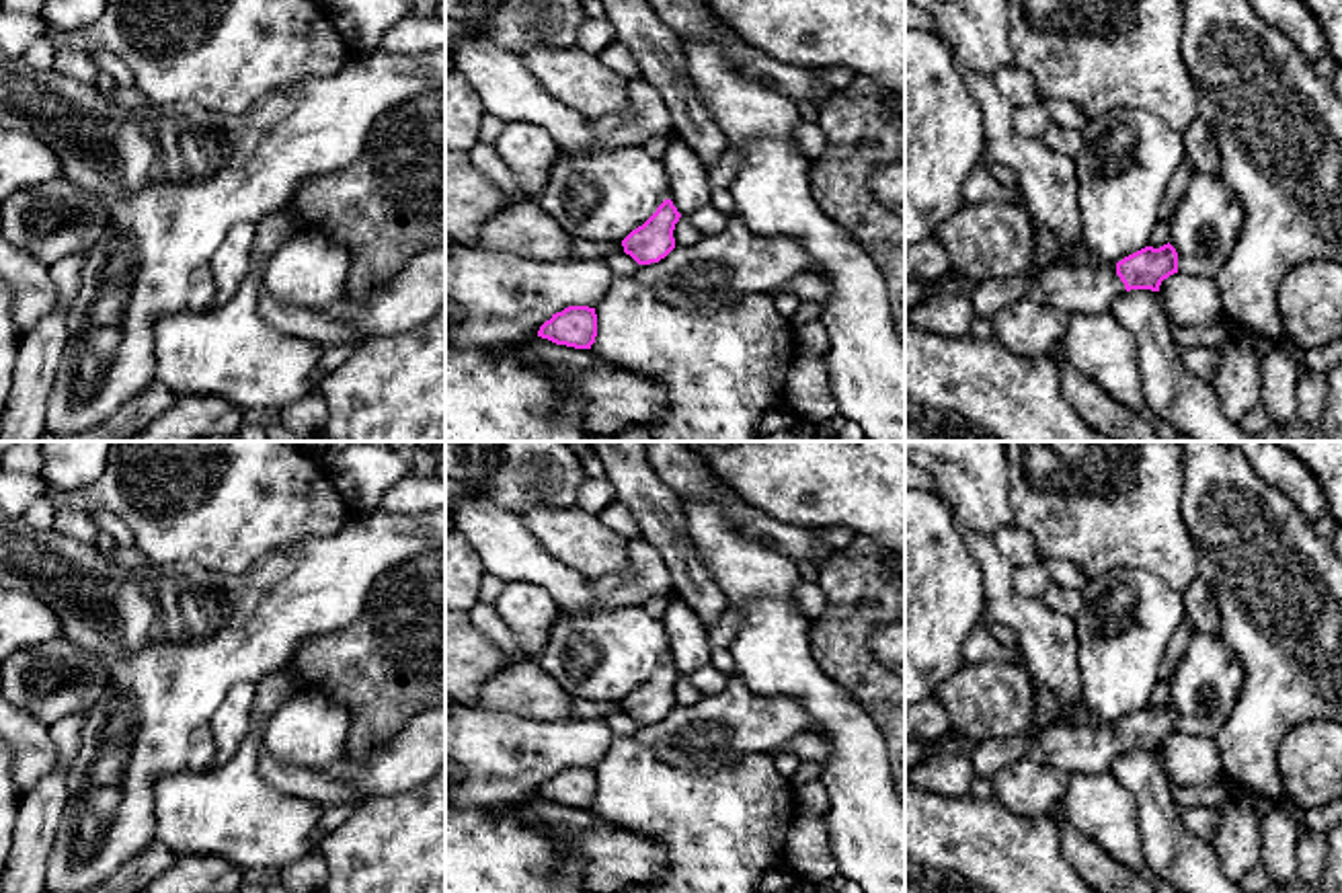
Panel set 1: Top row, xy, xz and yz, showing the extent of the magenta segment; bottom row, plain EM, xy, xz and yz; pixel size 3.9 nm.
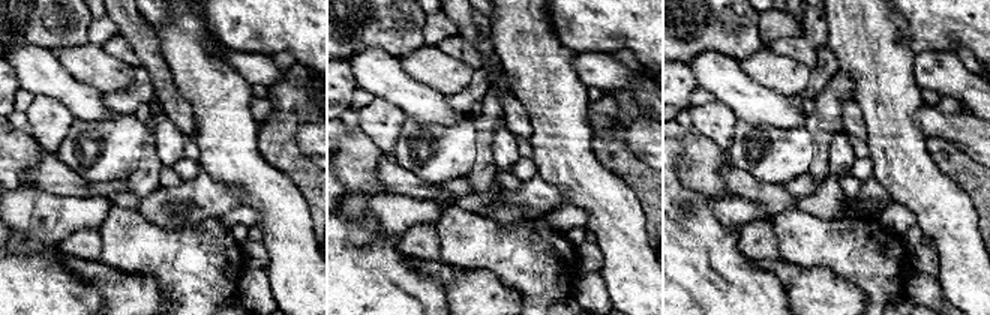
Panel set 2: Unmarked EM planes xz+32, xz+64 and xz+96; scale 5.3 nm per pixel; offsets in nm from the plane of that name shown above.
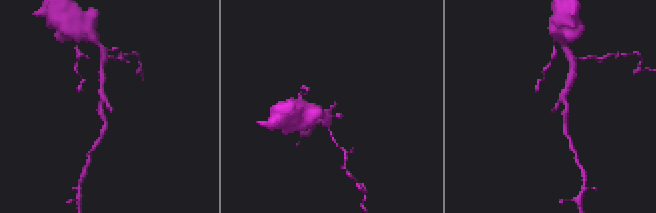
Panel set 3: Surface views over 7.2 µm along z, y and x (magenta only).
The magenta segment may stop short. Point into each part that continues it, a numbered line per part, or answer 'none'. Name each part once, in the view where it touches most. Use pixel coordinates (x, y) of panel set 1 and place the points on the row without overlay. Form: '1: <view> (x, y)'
1: yz (1074, 750)

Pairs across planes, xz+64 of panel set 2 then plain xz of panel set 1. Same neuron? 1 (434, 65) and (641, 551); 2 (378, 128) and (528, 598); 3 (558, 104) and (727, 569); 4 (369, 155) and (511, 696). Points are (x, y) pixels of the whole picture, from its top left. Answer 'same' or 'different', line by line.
1: different
2: same
3: same
4: different

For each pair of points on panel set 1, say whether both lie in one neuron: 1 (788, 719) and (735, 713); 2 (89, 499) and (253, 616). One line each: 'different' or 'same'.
1: same
2: different

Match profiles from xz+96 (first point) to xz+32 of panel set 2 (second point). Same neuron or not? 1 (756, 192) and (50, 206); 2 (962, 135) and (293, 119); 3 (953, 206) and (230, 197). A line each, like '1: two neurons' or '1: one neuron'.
1: two neurons
2: two neurons
3: two neurons

